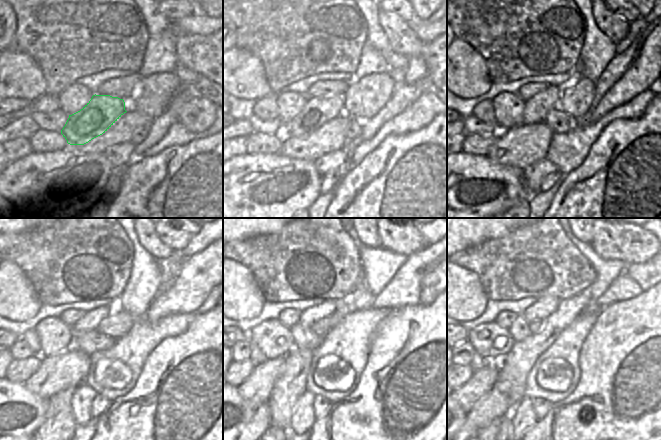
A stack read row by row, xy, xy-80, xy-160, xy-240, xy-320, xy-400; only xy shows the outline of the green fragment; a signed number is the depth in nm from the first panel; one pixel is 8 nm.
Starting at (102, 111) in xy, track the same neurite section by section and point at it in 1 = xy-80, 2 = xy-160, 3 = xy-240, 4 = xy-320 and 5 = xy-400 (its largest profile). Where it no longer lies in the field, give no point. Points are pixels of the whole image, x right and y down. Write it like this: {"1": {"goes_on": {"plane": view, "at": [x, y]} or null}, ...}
{"1": {"goes_on": {"plane": "xy-80", "at": [318, 110]}}, "2": {"goes_on": {"plane": "xy-160", "at": [536, 108]}}, "3": {"goes_on": {"plane": "xy-240", "at": [91, 319]}}, "4": {"goes_on": {"plane": "xy-320", "at": [308, 317]}}, "5": {"goes_on": {"plane": "xy-400", "at": [544, 306]}}}

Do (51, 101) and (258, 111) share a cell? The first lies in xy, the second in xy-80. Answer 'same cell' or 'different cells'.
same cell

